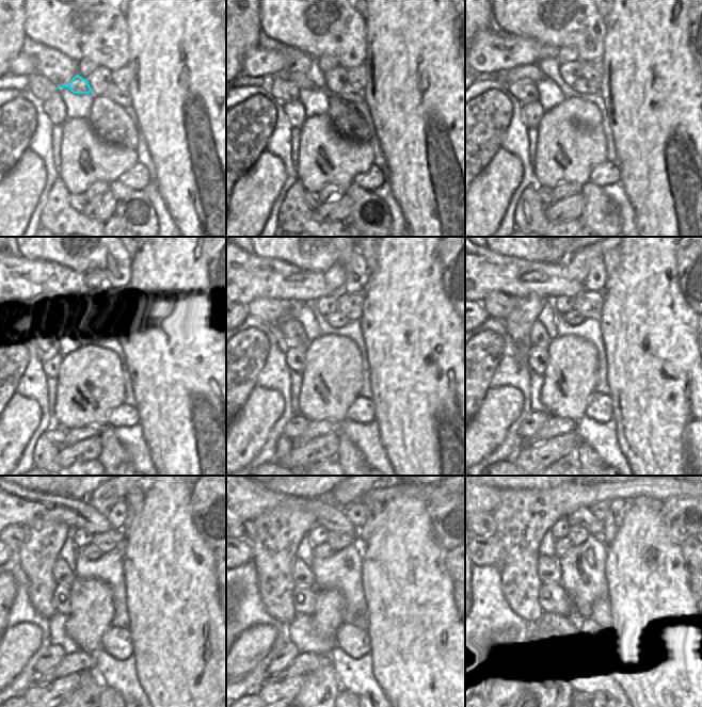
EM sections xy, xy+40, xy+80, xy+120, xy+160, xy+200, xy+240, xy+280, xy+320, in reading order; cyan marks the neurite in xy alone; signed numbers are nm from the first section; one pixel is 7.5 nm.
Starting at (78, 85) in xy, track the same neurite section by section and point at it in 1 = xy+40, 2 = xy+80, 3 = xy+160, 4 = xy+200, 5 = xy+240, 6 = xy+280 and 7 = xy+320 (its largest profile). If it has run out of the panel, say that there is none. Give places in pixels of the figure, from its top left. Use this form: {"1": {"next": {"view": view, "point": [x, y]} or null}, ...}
{"1": {"next": {"view": "xy+40", "point": [301, 80]}}, "2": {"next": {"view": "xy+80", "point": [531, 71]}}, "3": {"next": {"view": "xy+160", "point": [270, 310]}}, "4": {"next": {"view": "xy+200", "point": [498, 305]}}, "5": {"next": {"view": "xy+240", "point": [13, 535]}}, "6": {"next": {"view": "xy+280", "point": [248, 529]}}, "7": {"next": {"view": "xy+320", "point": [487, 529]}}}

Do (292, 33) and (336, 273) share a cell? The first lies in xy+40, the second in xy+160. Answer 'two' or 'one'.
two

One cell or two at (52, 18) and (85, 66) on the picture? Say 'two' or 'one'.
two

